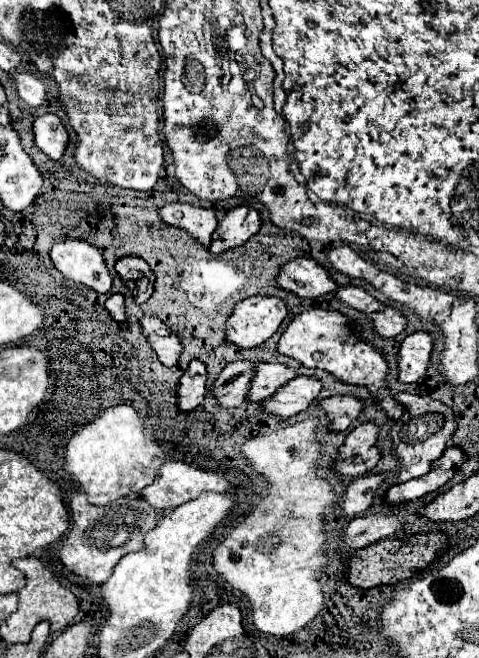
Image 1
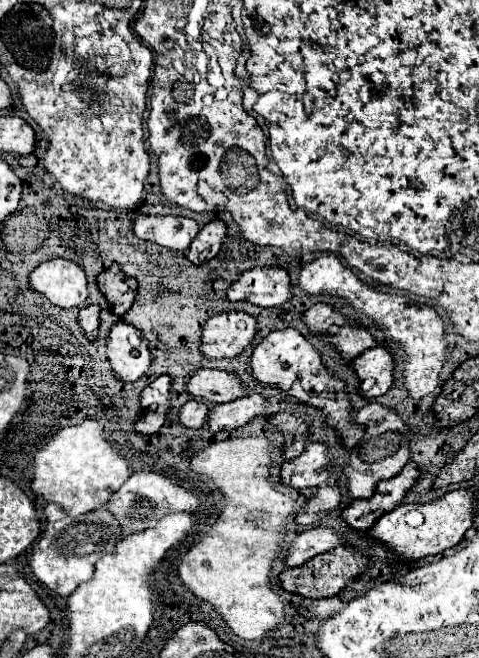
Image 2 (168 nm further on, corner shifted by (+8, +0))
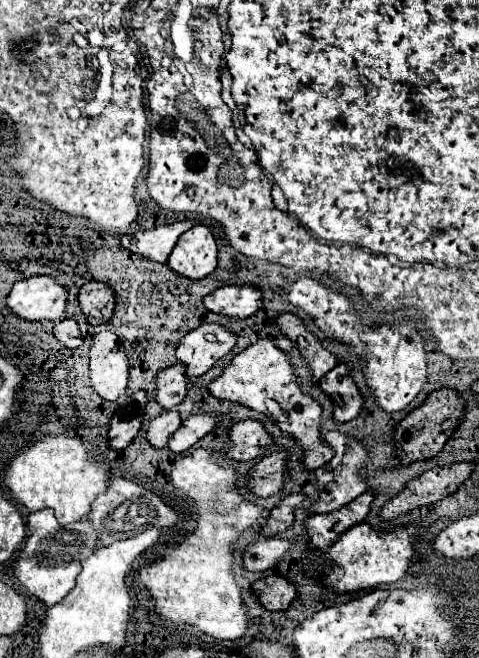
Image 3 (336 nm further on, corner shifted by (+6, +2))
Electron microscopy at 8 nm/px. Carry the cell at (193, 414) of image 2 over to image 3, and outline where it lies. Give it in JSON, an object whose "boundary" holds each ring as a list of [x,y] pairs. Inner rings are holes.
{"boundary":[[[174,409],[162,411],[156,419],[150,421],[146,439],[148,439],[154,447],[168,447],[170,437],[180,429],[180,425],[182,425],[182,417],[180,417],[178,411],[174,411]]]}

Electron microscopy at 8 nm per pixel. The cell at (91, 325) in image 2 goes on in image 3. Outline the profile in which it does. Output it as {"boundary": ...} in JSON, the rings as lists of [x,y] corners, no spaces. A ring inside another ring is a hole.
{"boundary":[[[62,319],[54,325],[54,335],[66,345],[66,347],[80,347],[84,343],[84,337],[80,333],[80,325],[76,319]]]}

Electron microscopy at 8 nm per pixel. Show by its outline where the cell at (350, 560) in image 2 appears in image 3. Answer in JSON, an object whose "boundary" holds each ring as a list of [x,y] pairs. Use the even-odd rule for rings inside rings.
{"boundary":[[[278,573],[258,579],[252,587],[254,587],[260,603],[272,611],[286,609],[298,595],[296,585],[288,577],[278,575]]]}

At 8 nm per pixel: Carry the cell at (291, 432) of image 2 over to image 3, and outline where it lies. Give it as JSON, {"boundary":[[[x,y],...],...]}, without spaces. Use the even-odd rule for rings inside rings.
{"boundary":[[[256,419],[234,423],[230,429],[230,439],[232,445],[226,455],[236,461],[252,461],[260,455],[266,455],[274,447],[272,435]]]}

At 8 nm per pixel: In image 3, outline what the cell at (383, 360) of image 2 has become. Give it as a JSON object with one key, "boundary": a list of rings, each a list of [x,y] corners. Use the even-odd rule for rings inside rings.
{"boundary":[[[338,363],[326,377],[320,379],[320,387],[336,399],[334,419],[350,421],[364,409],[364,397],[354,383],[352,371],[346,363]]]}

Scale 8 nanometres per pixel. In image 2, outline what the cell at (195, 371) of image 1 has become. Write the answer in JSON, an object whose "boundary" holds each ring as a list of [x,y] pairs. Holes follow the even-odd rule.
{"boundary":[[[162,375],[144,387],[140,393],[140,415],[134,423],[134,431],[140,435],[154,435],[166,419],[170,407],[170,377]]]}

